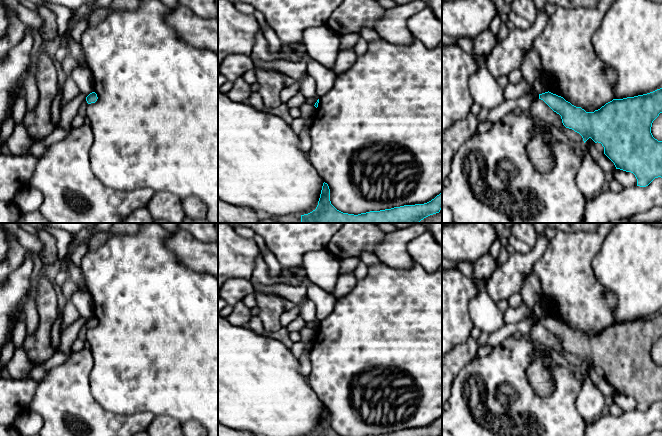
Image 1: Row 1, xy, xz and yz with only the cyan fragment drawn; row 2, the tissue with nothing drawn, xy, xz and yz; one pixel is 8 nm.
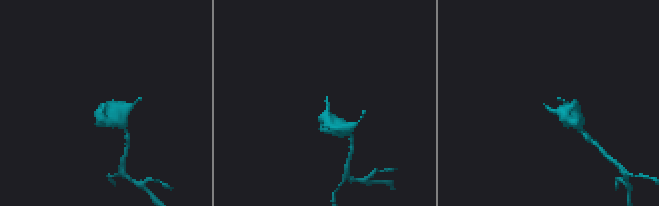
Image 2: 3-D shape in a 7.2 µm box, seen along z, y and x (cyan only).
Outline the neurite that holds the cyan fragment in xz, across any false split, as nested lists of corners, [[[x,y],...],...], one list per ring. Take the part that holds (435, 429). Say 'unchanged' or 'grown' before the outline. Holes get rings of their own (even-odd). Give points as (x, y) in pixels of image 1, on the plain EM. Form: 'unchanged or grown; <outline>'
unchanged; [[[442,416],[439,419],[437,419],[434,423],[424,428],[404,429],[400,431],[394,431],[391,433],[370,436],[440,436],[441,433]]]

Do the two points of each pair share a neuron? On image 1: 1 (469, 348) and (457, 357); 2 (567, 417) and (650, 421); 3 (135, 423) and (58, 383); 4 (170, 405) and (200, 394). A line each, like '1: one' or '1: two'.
1: one
2: two
3: one
4: one

